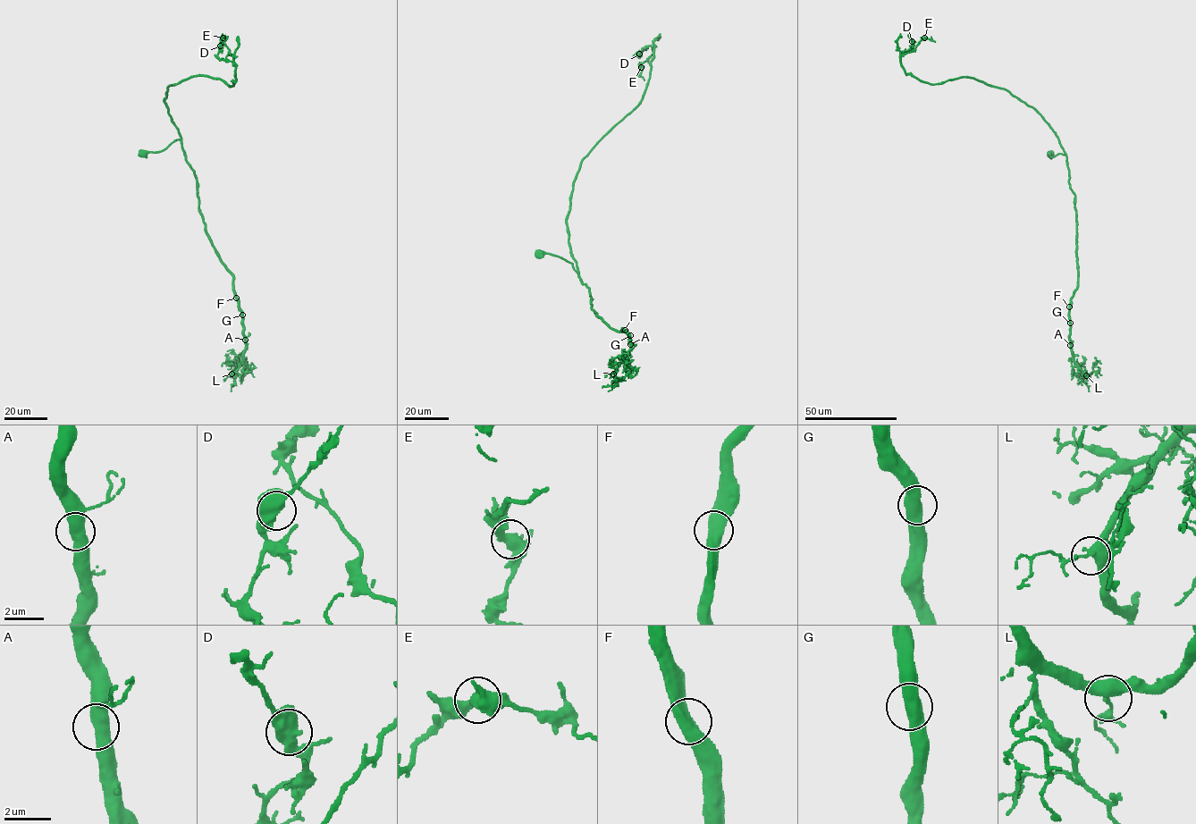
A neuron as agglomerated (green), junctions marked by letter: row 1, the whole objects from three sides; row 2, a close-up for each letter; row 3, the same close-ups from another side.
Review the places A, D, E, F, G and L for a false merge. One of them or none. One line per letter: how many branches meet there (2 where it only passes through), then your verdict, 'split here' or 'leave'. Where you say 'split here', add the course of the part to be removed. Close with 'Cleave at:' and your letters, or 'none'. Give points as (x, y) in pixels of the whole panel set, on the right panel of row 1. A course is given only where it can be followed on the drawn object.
A: 2 | leave
D: 2 | leave
E: 3 | leave
F: 2 | leave
G: 2 | leave
L: 2 | leave
Cleave at: none

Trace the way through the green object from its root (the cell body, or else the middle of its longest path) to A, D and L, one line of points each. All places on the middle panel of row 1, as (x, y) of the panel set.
A: (538, 253), (551, 253), (572, 264), (581, 282), (589, 289), (591, 309), (609, 327), (626, 331), (630, 344)
D: (538, 253), (560, 256), (578, 272), (566, 221), (572, 182), (581, 162), (642, 97), (654, 46), (639, 54)
L: (538, 253), (572, 264), (589, 289), (596, 315), (629, 335), (630, 348), (613, 374)

